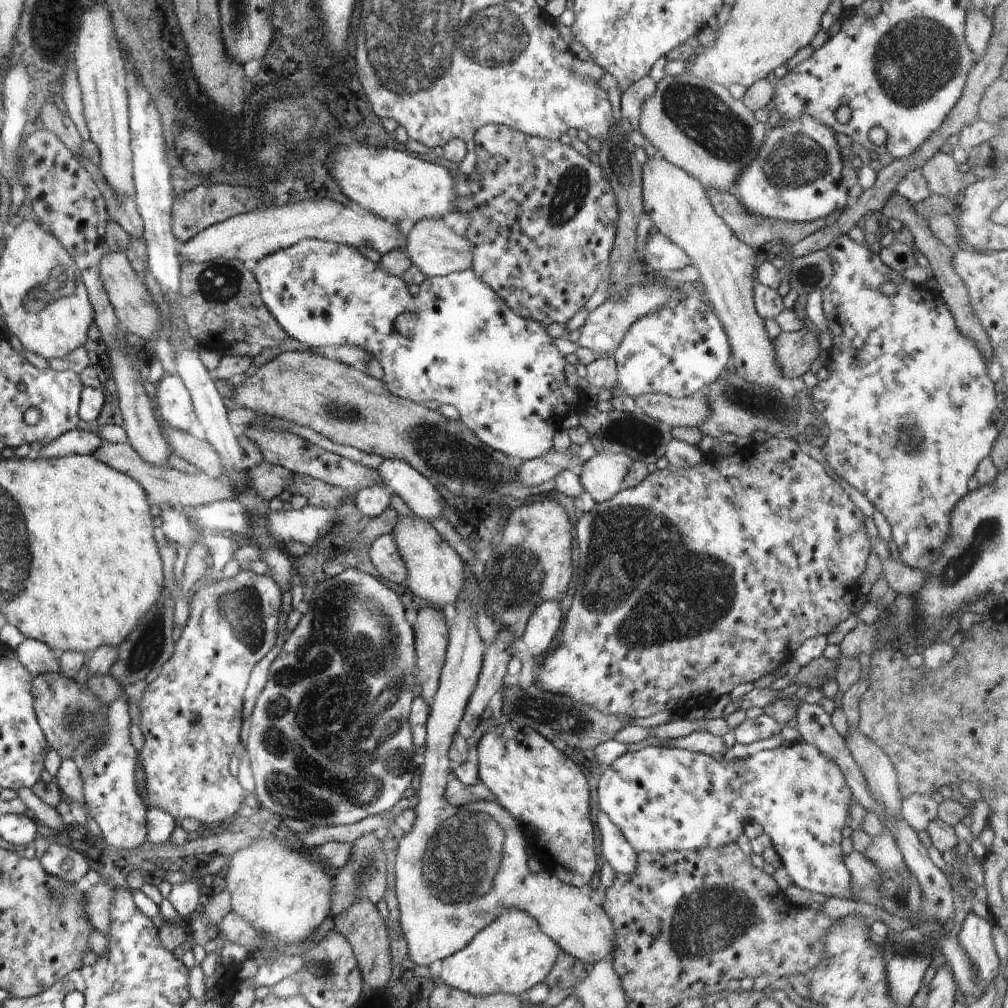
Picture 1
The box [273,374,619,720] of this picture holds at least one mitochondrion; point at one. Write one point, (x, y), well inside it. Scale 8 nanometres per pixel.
(444, 451)

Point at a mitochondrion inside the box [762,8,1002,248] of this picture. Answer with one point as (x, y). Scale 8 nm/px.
(917, 58)

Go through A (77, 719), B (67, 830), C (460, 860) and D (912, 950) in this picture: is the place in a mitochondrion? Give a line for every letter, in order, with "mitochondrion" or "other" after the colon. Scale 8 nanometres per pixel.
A: mitochondrion
B: other
C: mitochondrion
D: other

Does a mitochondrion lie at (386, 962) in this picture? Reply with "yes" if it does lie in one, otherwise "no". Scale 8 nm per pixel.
no

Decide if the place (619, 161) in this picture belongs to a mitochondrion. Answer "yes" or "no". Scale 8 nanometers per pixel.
yes

